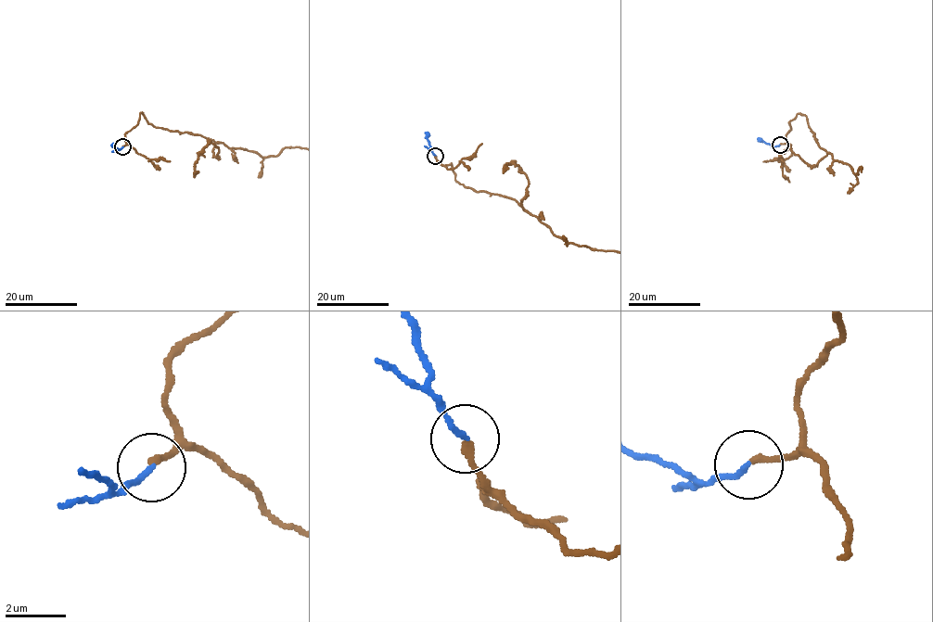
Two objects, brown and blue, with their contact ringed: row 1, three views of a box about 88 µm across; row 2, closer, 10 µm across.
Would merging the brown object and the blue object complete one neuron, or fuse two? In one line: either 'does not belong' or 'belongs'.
belongs

